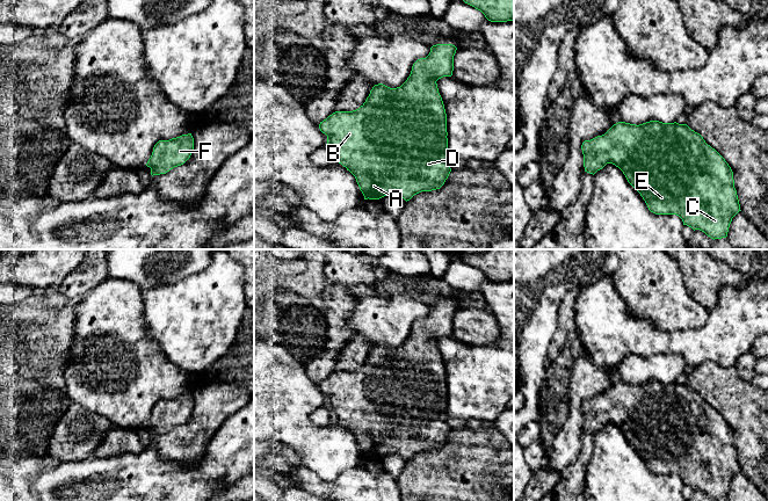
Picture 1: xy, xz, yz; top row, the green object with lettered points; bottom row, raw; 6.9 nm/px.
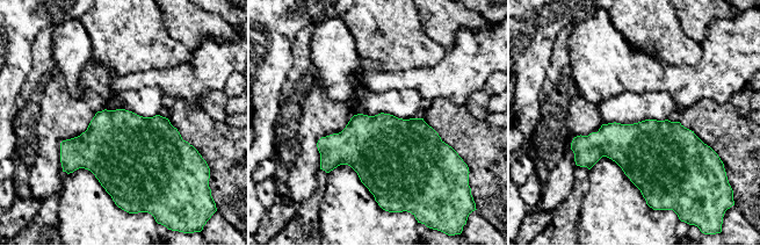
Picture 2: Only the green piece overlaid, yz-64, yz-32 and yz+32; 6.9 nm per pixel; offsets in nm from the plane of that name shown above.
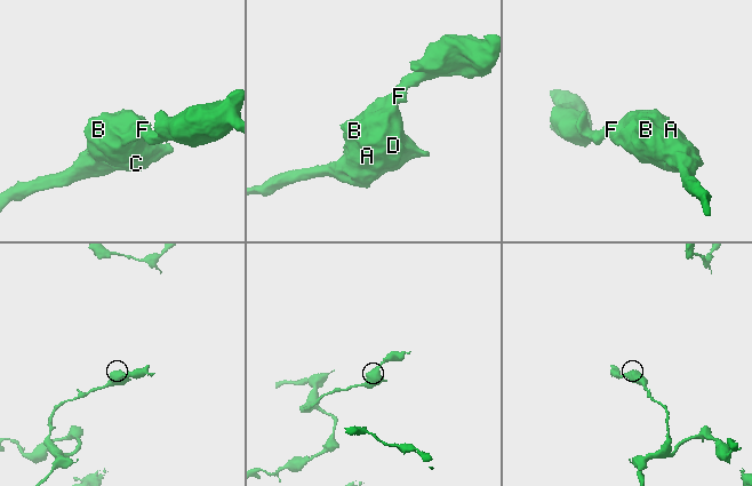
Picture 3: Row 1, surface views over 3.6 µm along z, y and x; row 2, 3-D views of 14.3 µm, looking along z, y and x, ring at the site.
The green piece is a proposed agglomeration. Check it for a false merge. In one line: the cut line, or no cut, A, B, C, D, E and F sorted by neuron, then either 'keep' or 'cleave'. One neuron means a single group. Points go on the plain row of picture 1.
no cut | A B C D E F | keep

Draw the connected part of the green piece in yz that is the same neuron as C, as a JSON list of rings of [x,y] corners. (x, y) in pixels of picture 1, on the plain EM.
[[[650,380],[639,385],[625,382],[614,384],[604,394],[581,405],[585,431],[595,434],[607,423],[618,427],[628,442],[640,453],[649,470],[655,474],[676,474],[683,485],[700,489],[711,499],[727,496],[732,478],[739,472],[740,464],[734,448],[733,431],[725,419],[703,397],[687,384]]]

